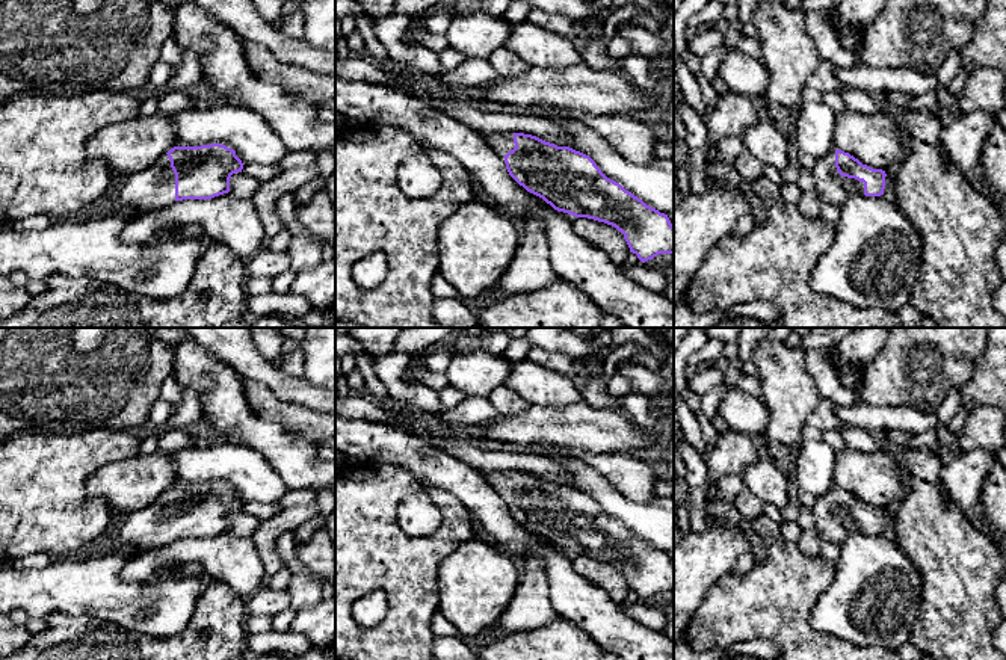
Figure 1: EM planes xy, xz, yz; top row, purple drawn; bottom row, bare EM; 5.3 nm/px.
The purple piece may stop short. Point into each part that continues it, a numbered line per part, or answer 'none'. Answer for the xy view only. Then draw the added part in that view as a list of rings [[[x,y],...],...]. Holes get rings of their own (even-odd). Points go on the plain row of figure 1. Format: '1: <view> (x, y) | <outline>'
1: xy (153, 526) | [[[163,492],[156,501],[128,514],[119,523],[115,548],[130,545],[147,551],[175,541],[175,512],[168,492]]]

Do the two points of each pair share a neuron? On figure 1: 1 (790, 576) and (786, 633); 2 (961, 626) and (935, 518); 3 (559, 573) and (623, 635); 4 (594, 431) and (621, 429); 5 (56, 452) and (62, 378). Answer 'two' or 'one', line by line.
1: one
2: one
3: one
4: one
5: two

